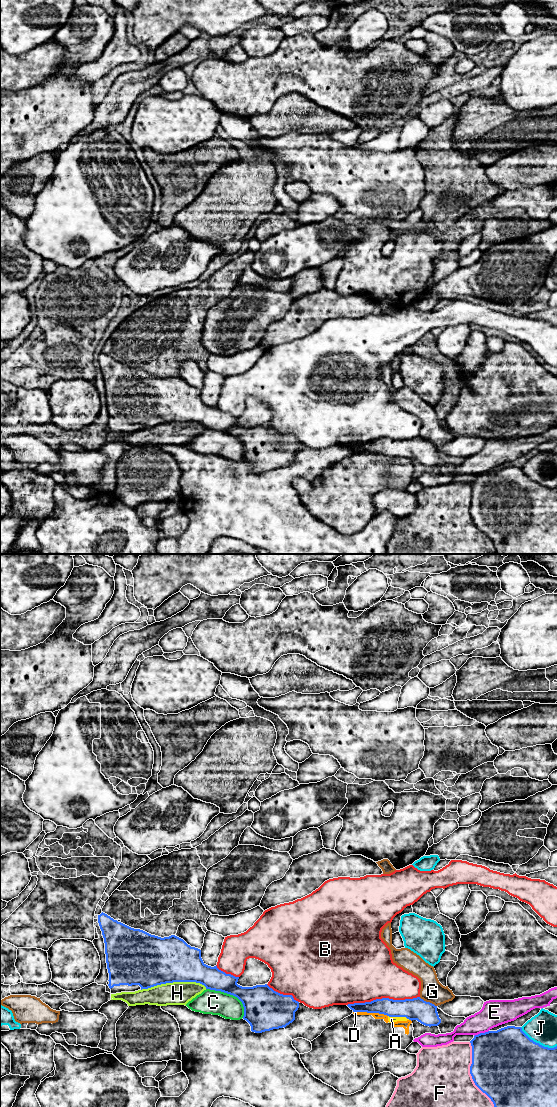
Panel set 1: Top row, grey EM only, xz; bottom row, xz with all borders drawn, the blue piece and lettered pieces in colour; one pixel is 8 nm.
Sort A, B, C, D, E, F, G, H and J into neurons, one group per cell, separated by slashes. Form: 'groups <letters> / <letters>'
groups A D / B / C / E / F / G / H / J

